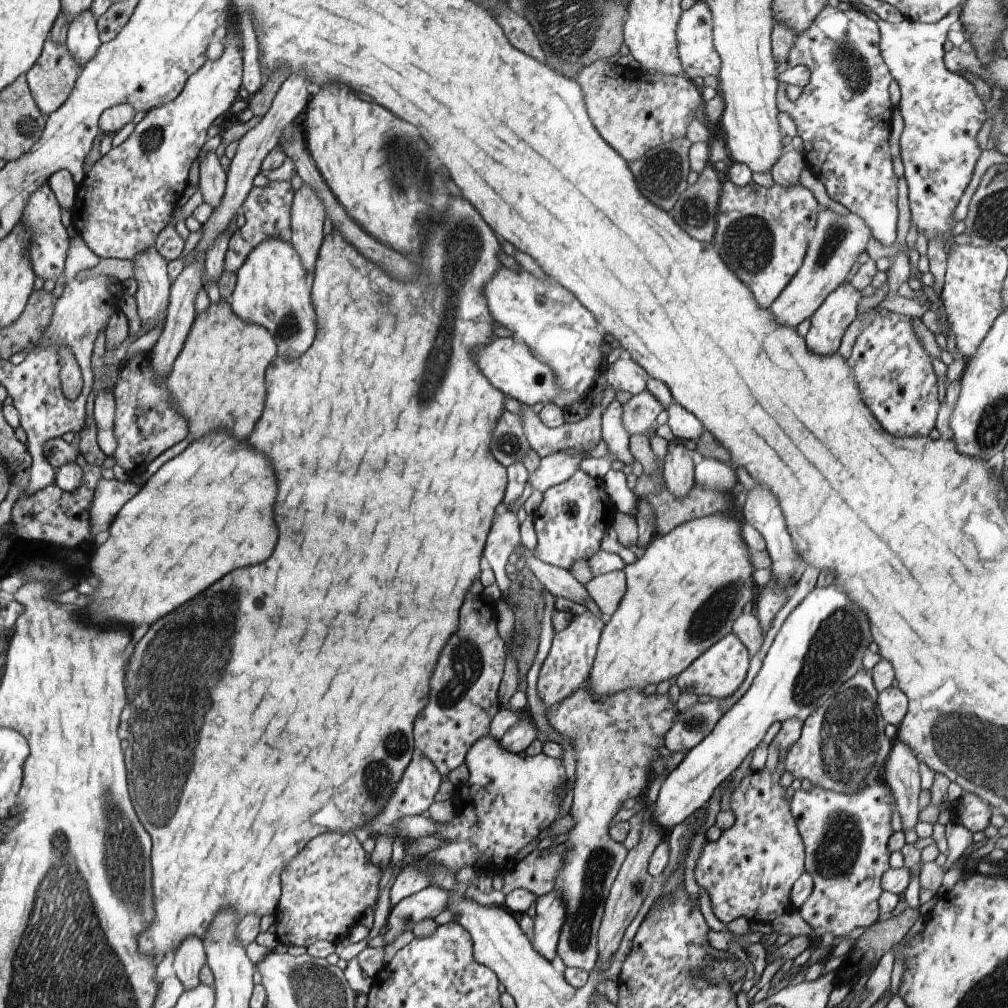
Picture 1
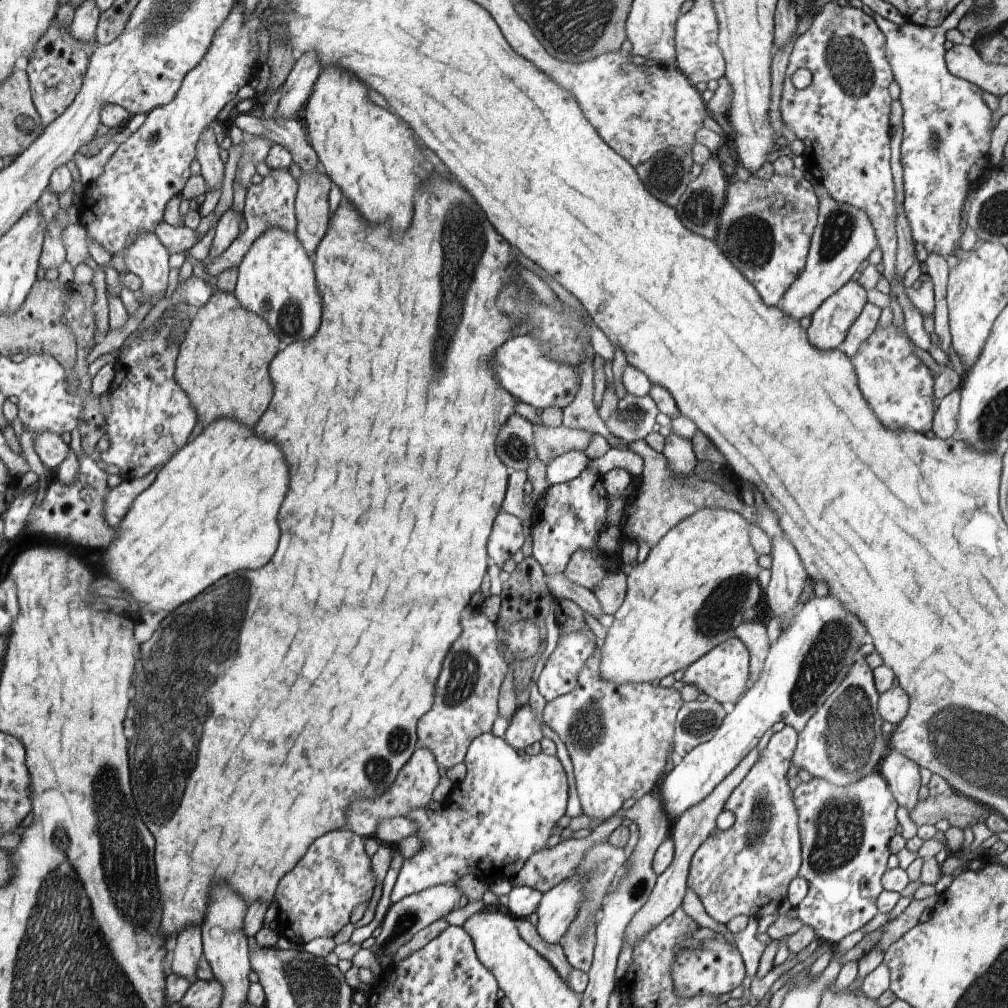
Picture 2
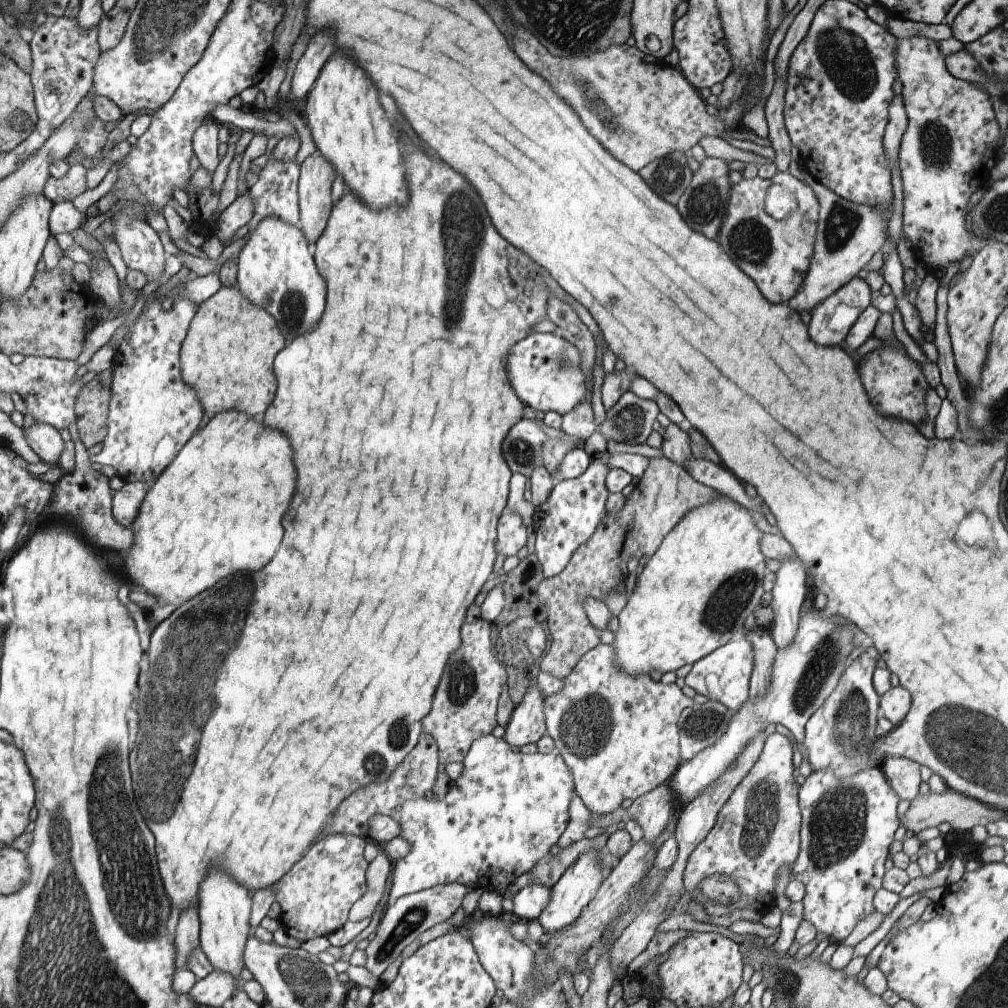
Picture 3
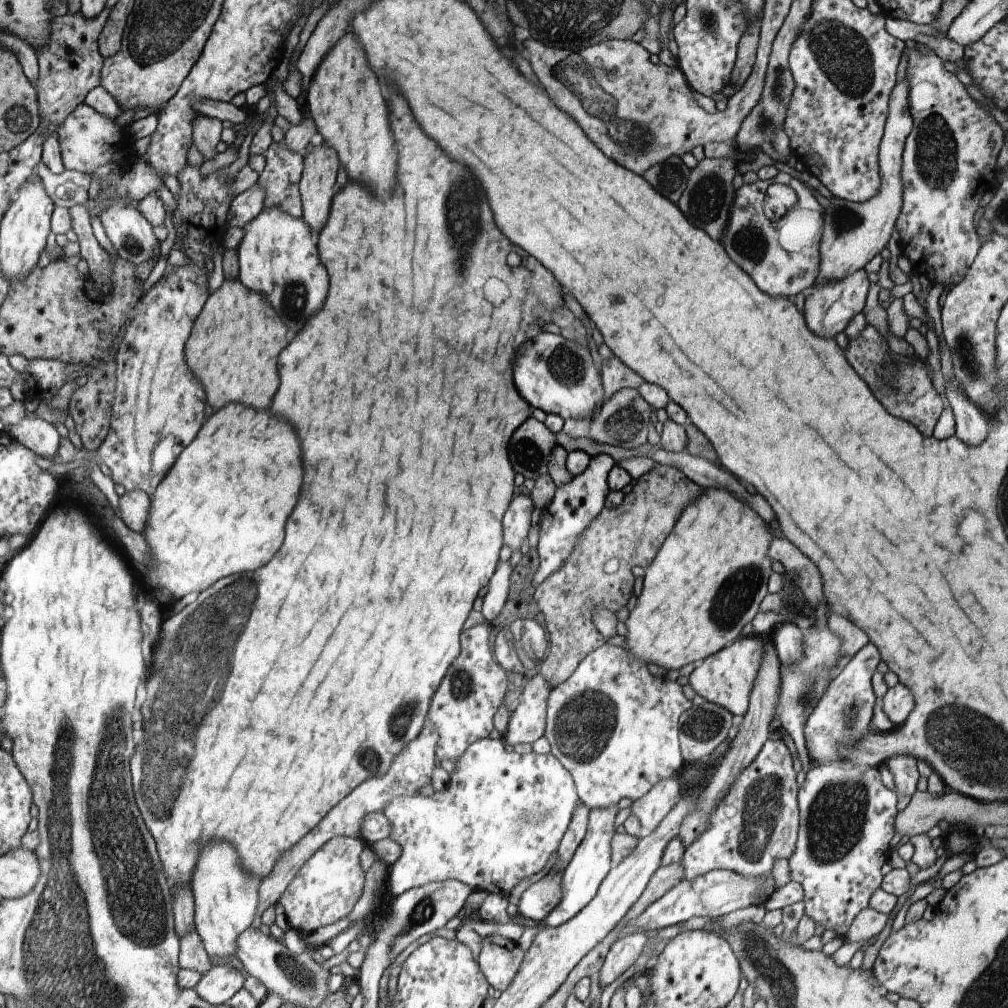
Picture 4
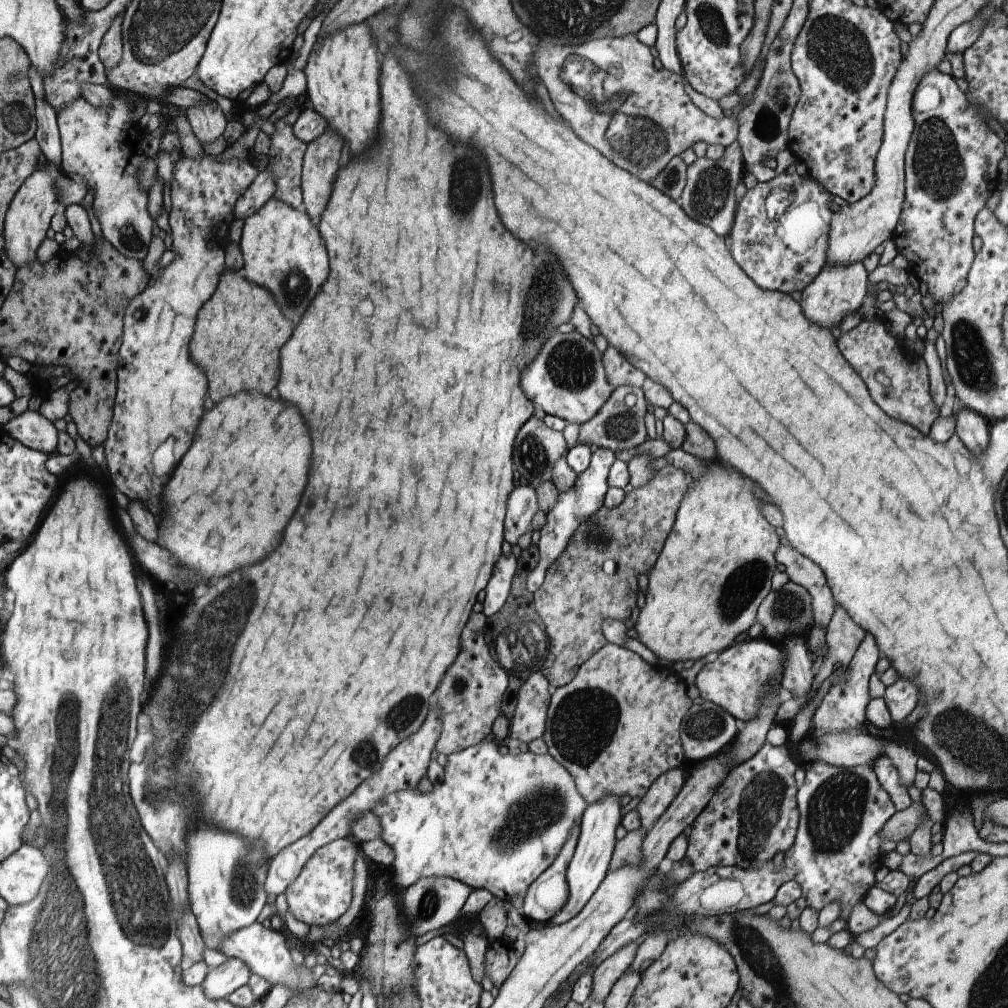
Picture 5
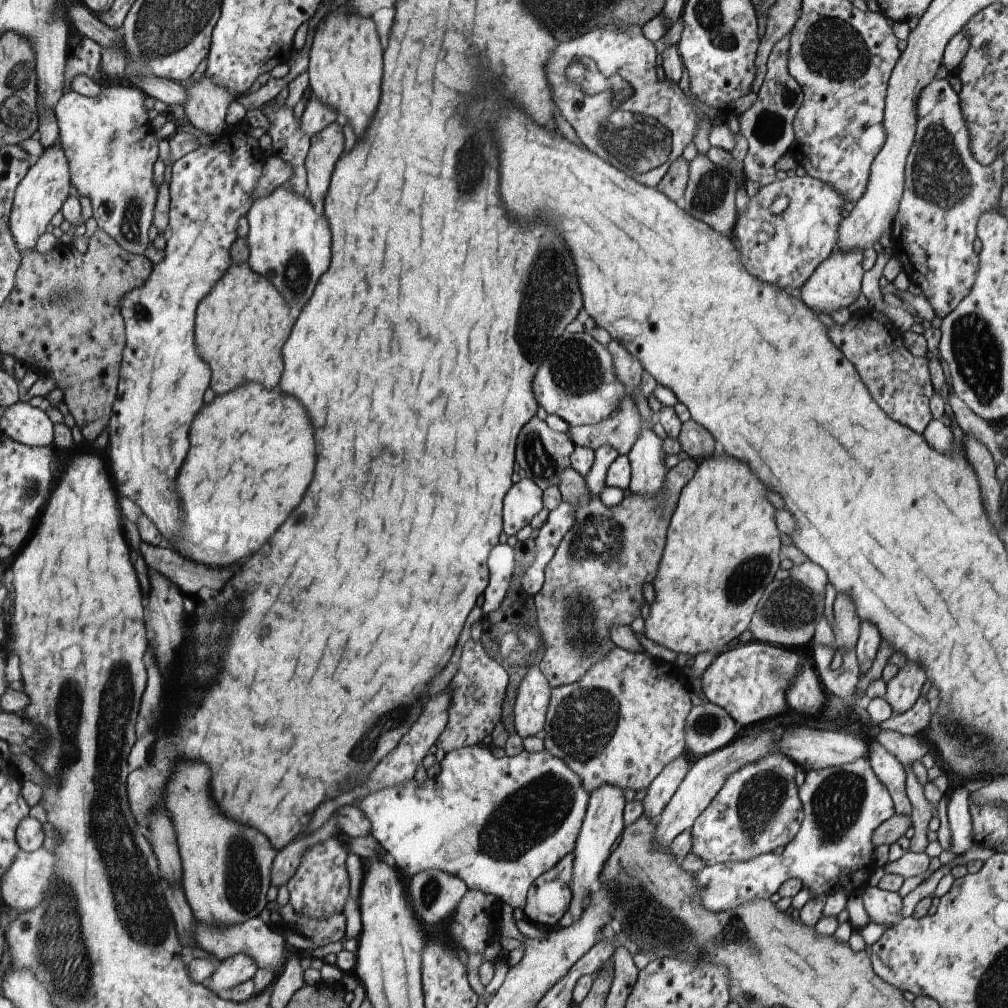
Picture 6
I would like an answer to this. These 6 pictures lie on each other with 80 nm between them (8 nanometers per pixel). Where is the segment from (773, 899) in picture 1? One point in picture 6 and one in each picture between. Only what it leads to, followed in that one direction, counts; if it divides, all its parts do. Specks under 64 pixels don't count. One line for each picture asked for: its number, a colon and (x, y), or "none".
2: (747, 869)
3: (757, 830)
4: (756, 823)
5: (754, 814)
6: (758, 810)

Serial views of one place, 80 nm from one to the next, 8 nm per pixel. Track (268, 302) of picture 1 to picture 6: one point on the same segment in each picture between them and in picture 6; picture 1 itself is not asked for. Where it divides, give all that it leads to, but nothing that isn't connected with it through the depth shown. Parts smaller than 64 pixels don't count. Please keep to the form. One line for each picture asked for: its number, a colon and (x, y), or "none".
2: (276, 279)
3: (275, 270)
4: (277, 256)
5: (283, 249)
6: (289, 239)

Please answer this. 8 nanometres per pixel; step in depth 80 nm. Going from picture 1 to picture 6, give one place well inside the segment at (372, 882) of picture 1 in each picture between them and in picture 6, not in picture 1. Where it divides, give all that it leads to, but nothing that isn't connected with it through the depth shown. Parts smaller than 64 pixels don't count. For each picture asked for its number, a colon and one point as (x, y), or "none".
2: (316, 898)
3: (315, 896)
4: (326, 888)
5: (322, 892)
6: (319, 886)

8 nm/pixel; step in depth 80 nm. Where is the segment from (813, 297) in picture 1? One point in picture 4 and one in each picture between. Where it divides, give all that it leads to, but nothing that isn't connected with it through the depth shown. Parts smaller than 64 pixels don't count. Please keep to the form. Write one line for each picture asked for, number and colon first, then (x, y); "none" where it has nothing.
2: (844, 237)
3: (848, 234)
4: (853, 233)

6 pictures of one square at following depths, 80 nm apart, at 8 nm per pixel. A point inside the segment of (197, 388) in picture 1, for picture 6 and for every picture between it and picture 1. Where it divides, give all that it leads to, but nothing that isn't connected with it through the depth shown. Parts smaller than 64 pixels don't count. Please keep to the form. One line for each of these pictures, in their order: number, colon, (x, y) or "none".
2: (224, 359)
3: (227, 355)
4: (236, 340)
5: (240, 330)
6: (242, 323)

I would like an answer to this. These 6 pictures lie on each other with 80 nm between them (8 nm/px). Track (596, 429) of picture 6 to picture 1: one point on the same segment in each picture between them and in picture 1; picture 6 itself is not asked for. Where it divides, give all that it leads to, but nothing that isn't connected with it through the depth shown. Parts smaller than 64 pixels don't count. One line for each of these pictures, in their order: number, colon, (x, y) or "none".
1: (639, 412)
2: (635, 416)
3: (630, 420)
4: (624, 419)
5: (619, 425)

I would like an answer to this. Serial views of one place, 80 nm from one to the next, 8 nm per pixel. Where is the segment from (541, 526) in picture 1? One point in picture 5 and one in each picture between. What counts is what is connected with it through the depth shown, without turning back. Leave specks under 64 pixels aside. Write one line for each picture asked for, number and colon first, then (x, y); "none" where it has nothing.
2: (570, 516)
3: (564, 521)
4: (573, 506)
5: (582, 501)

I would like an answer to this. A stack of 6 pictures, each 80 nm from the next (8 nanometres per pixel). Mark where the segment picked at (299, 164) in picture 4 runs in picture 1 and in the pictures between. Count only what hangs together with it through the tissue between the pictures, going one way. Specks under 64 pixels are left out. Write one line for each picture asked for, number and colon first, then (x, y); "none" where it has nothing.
1: (267, 210)
2: (272, 202)
3: (276, 194)

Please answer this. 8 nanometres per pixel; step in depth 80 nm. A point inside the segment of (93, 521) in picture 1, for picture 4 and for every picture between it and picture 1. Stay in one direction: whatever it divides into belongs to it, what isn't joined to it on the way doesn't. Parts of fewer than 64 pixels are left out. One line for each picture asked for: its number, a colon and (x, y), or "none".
2: (120, 498)
3: (127, 502)
4: (136, 506)

